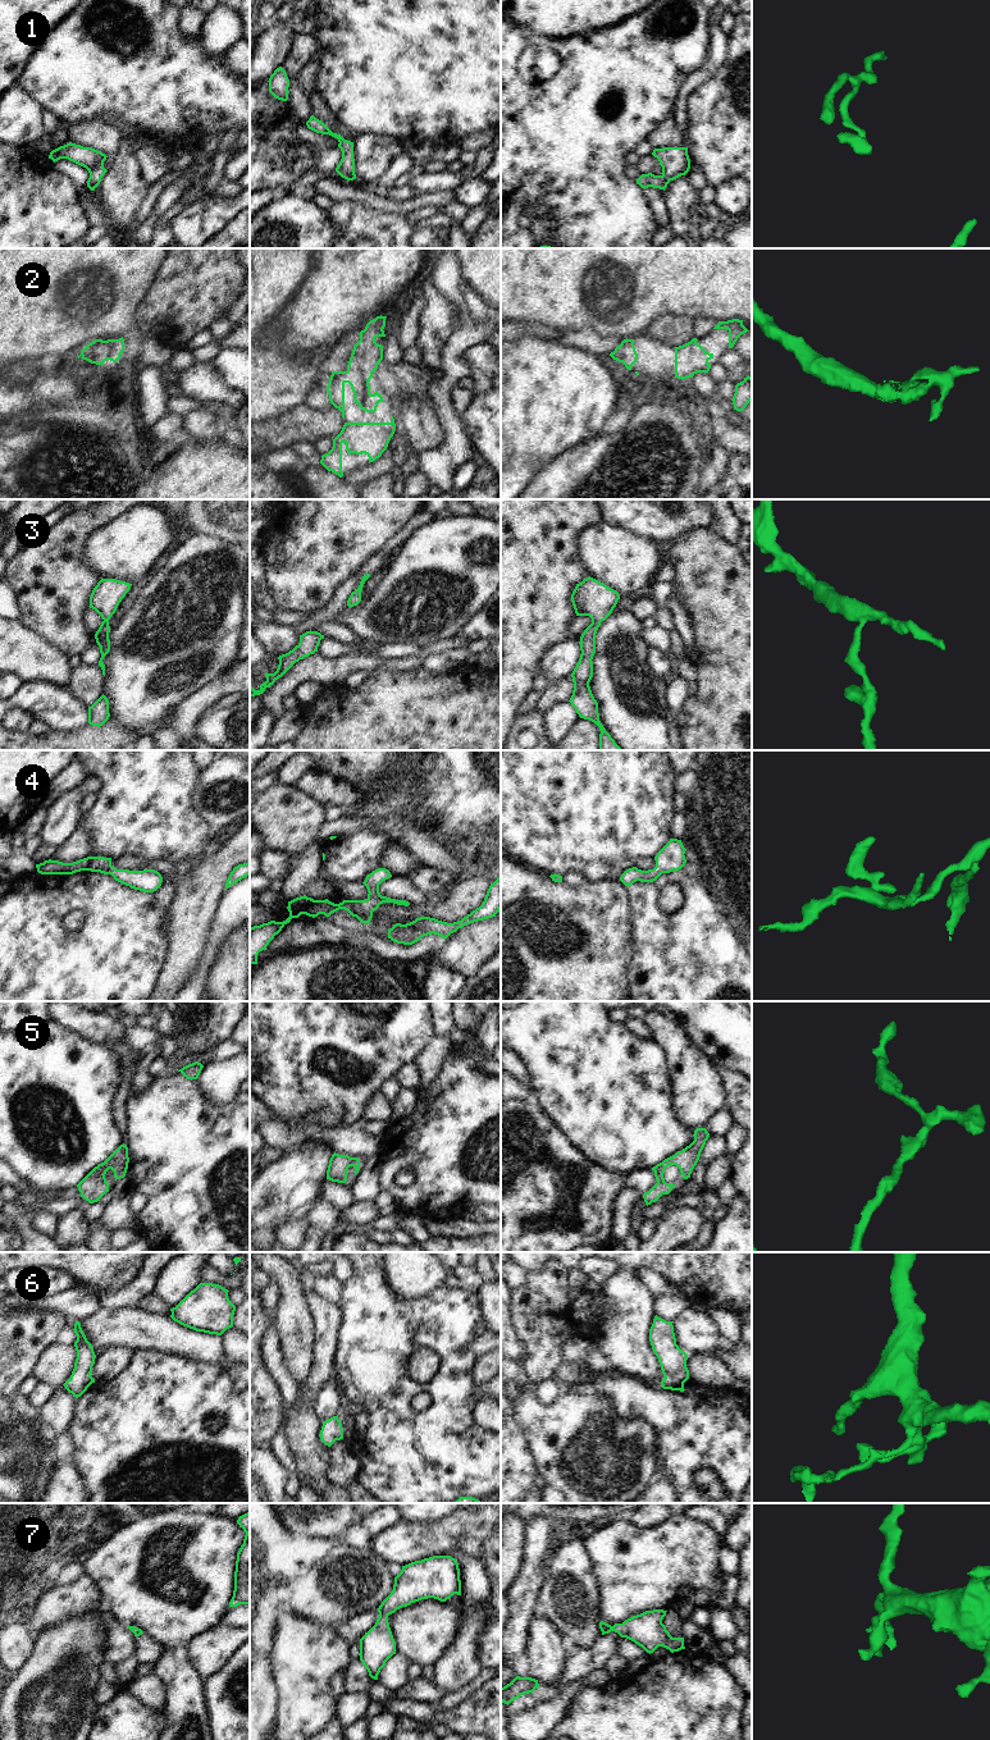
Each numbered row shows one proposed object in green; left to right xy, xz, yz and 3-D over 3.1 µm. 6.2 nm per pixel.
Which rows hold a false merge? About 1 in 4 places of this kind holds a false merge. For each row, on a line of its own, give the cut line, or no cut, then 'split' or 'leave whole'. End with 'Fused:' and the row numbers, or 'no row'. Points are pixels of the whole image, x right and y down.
1: cut none; leave whole
2: cut none; leave whole
3: cut none; leave whole
4: cut none; leave whole
5: cut none; leave whole
6: cut none; leave whole
7: cut none; leave whole
Fused: no row

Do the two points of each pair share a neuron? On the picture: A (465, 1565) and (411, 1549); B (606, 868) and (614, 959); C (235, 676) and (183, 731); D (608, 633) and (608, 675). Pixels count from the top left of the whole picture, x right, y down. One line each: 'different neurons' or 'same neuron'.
A: different neurons
B: different neurons
C: same neuron
D: same neuron

